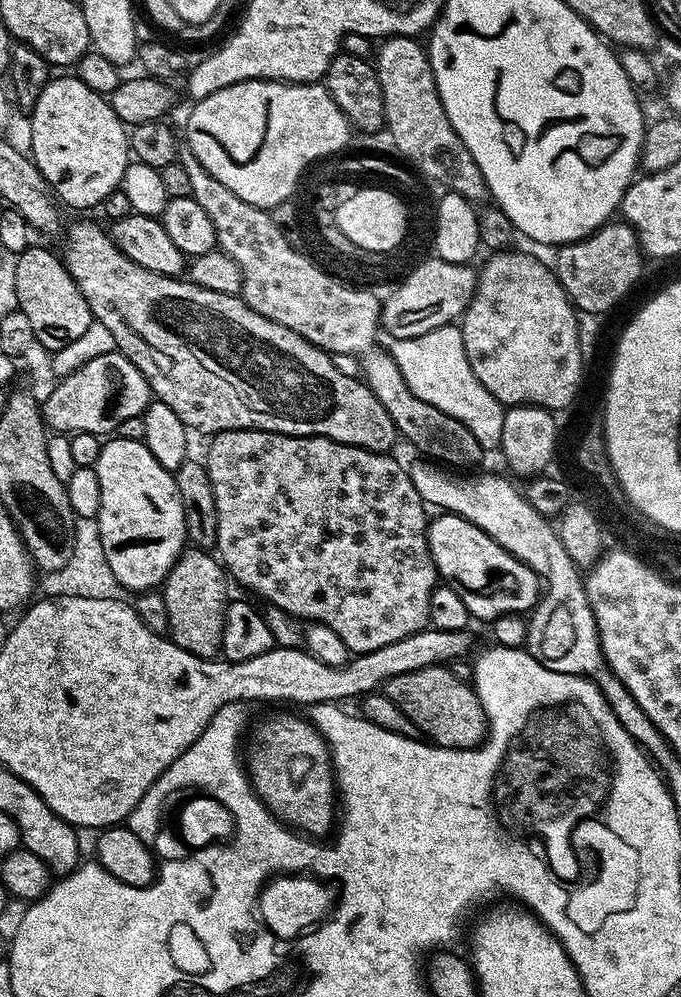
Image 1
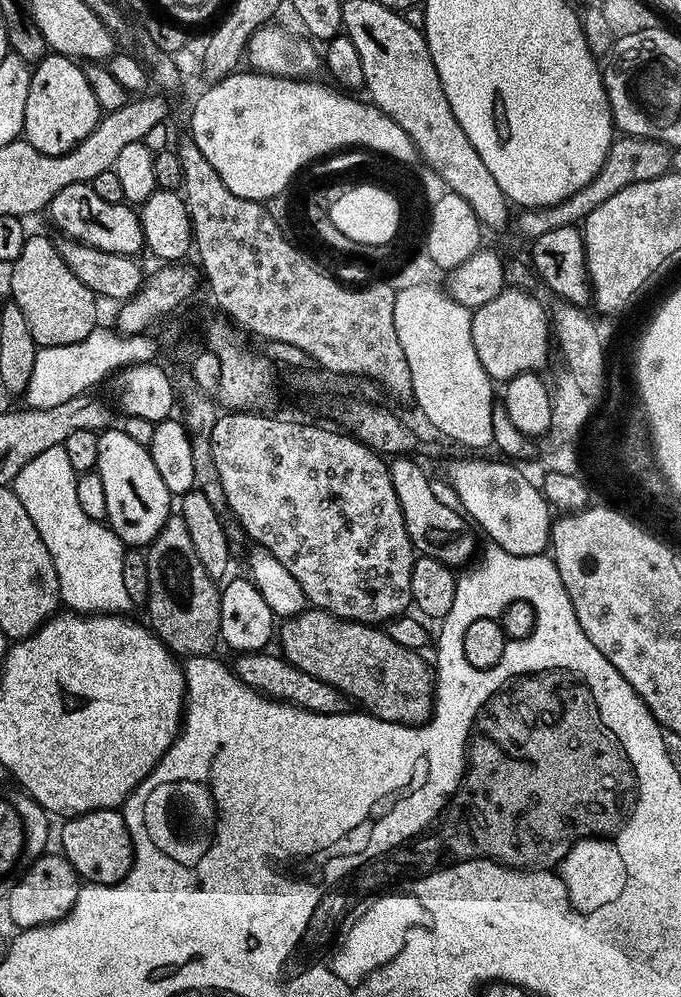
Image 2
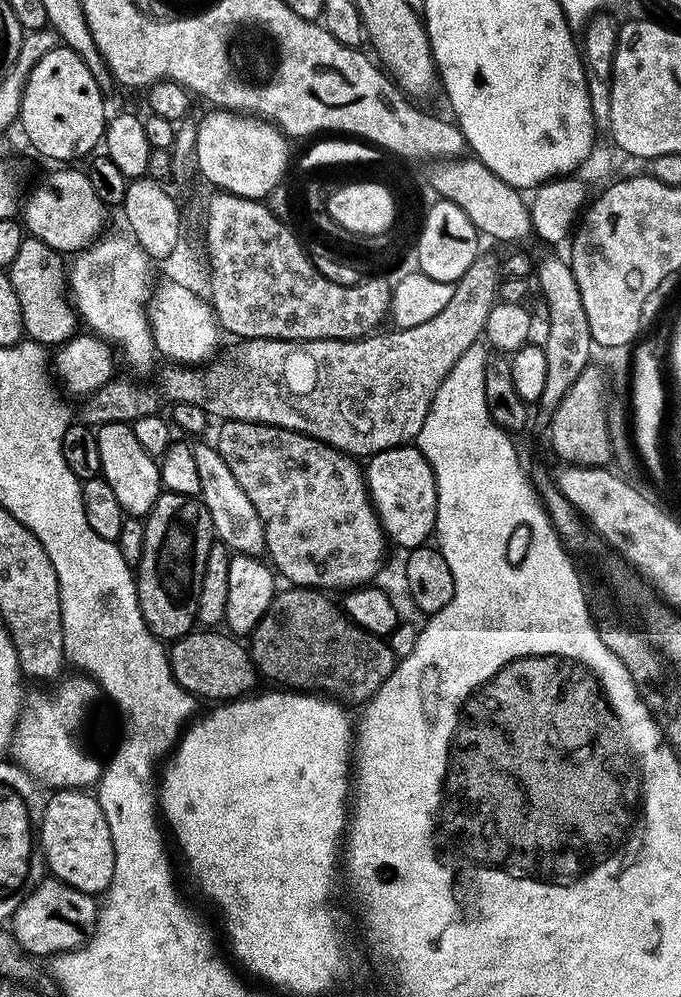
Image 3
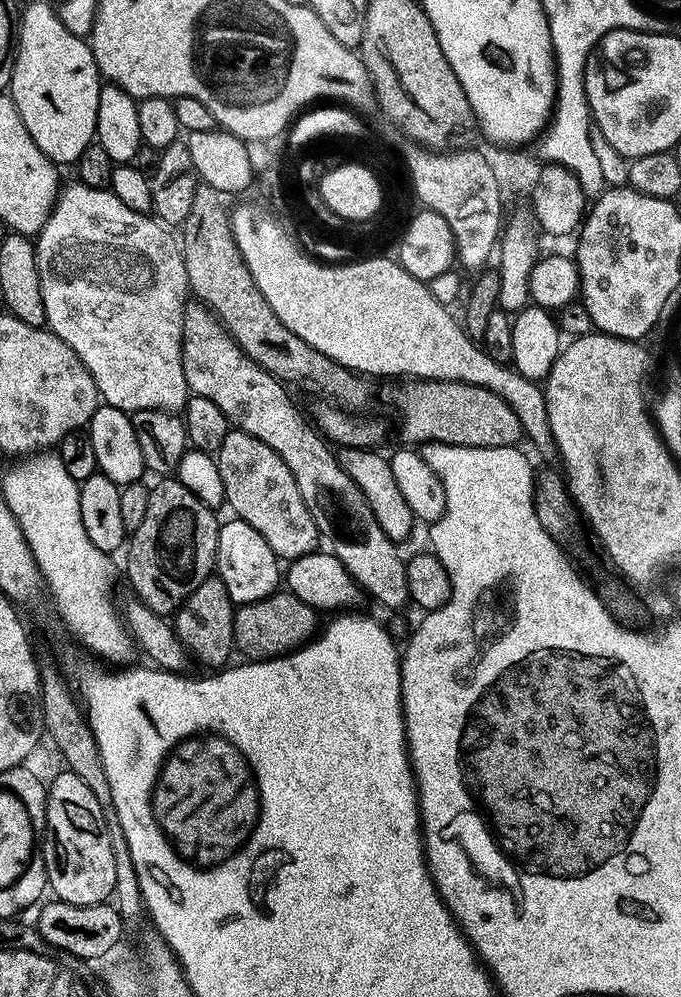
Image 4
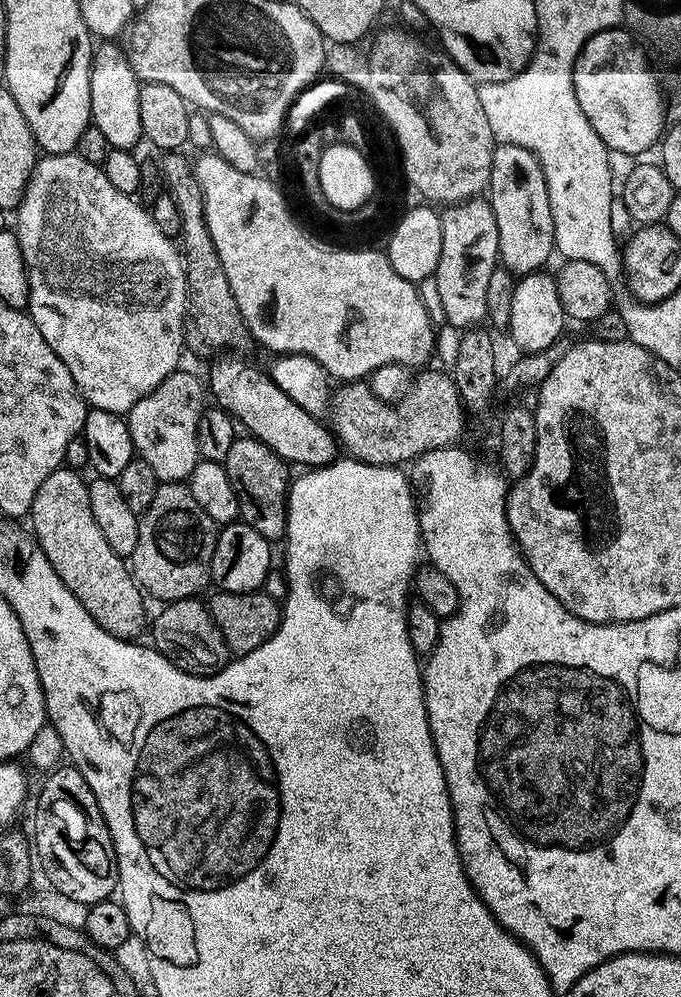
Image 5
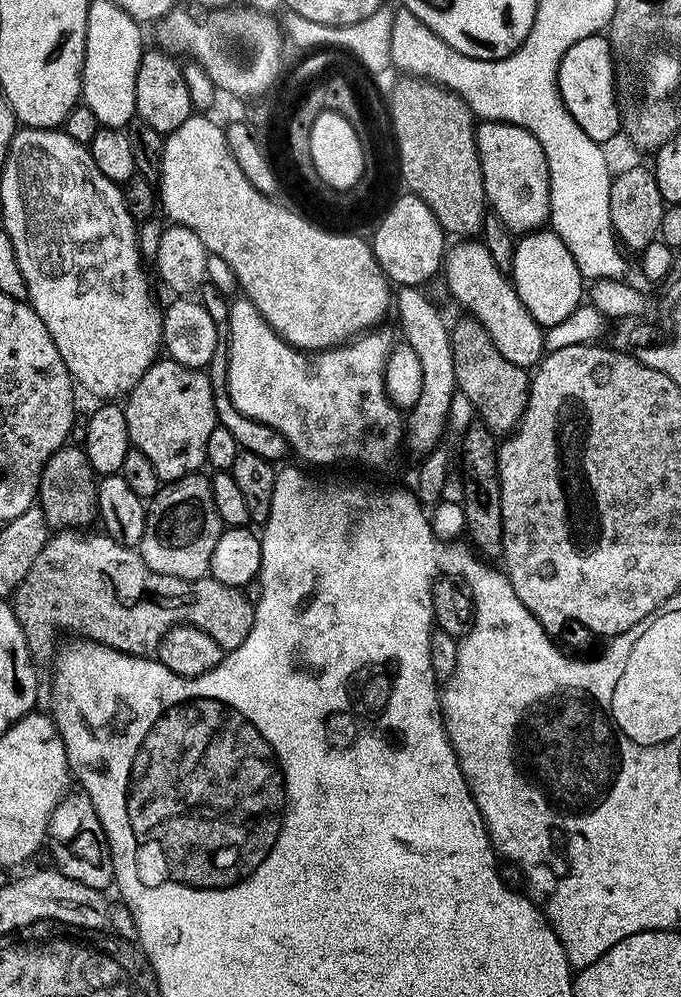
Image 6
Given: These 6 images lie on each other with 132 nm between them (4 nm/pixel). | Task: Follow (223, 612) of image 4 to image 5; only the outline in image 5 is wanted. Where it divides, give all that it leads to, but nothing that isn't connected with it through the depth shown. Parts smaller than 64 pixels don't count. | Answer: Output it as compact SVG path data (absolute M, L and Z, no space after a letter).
M203 599L174 600L165 603L161 608L164 609L150 620L150 644L176 668L181 668L191 676L203 678L217 675L230 663L230 653L222 638L222 630L218 630L212 611Z

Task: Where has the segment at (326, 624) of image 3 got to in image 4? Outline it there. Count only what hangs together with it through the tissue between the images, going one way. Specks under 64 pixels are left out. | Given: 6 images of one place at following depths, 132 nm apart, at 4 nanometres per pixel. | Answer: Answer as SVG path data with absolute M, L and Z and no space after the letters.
M277 590L271 596L262 598L253 604L241 604L236 608L236 617L234 618L234 648L237 653L240 652L245 661L255 662L258 660L275 660L284 658L287 652L299 649L301 646L313 639L318 632L318 624L316 628L316 617L318 612L315 608L302 602L294 593L287 590Z

